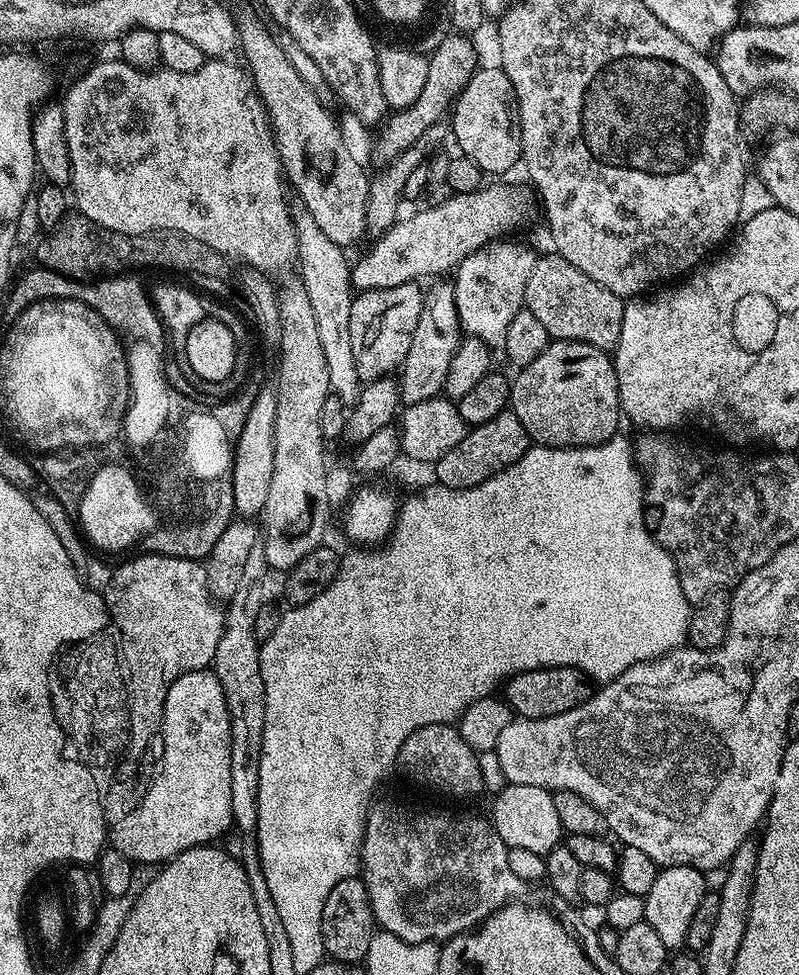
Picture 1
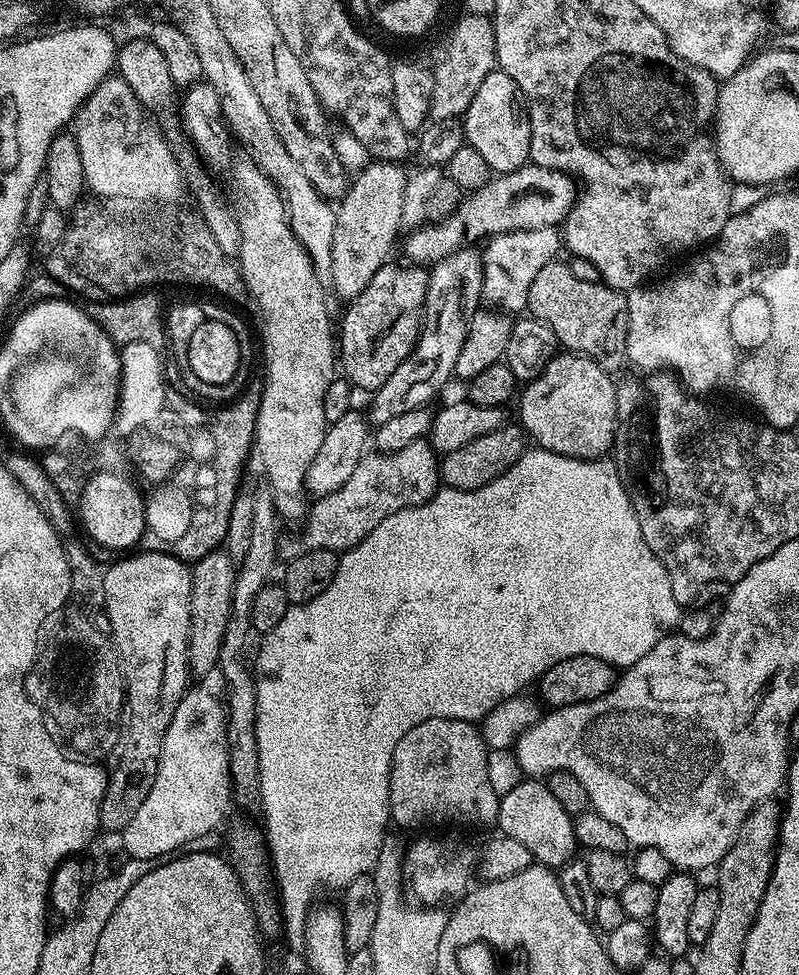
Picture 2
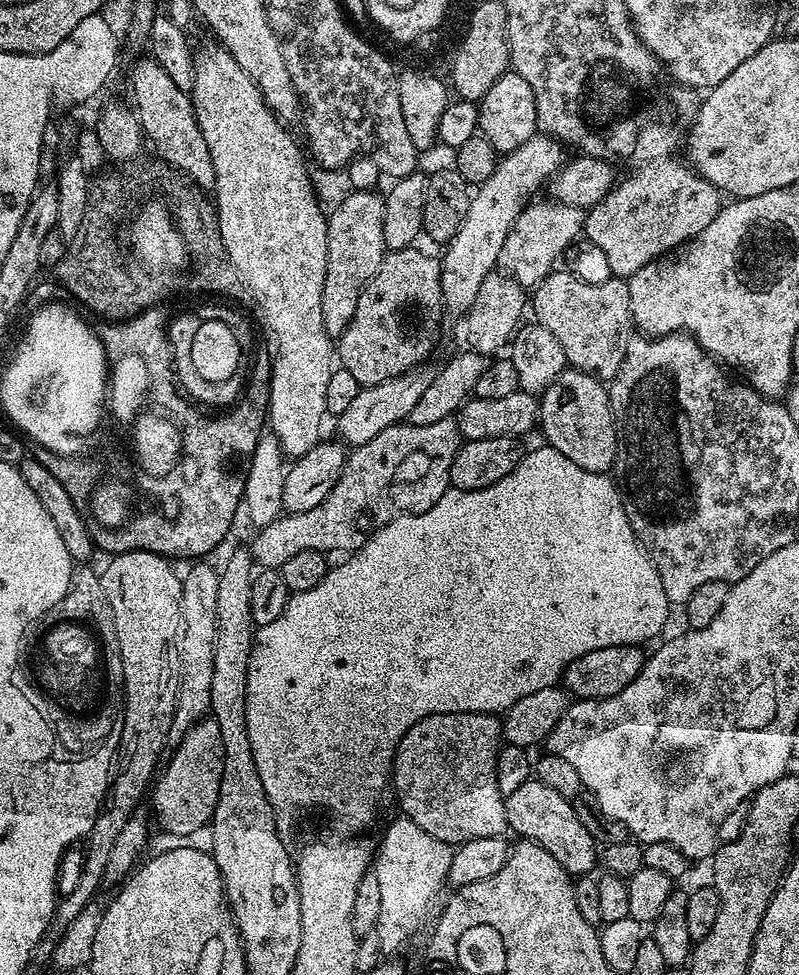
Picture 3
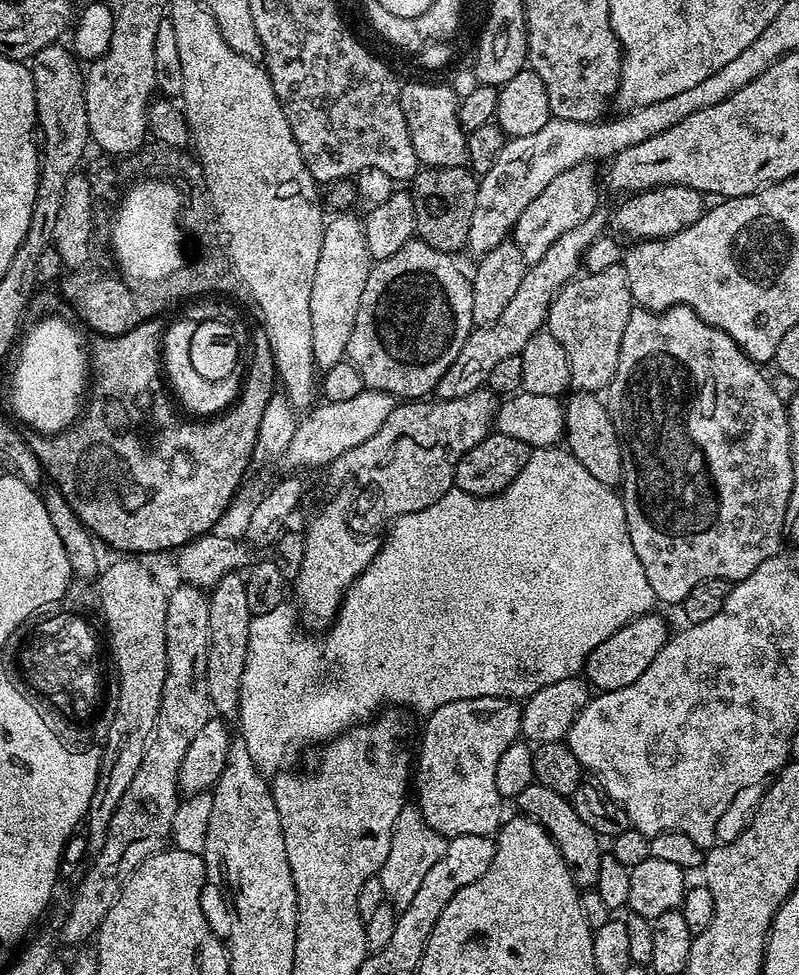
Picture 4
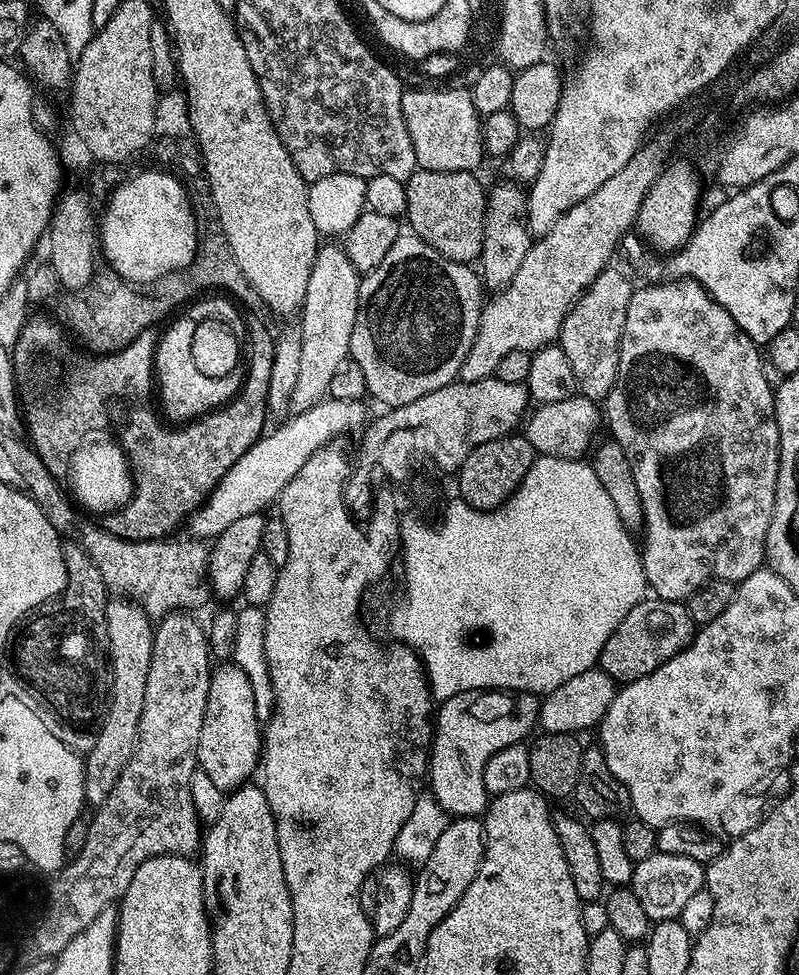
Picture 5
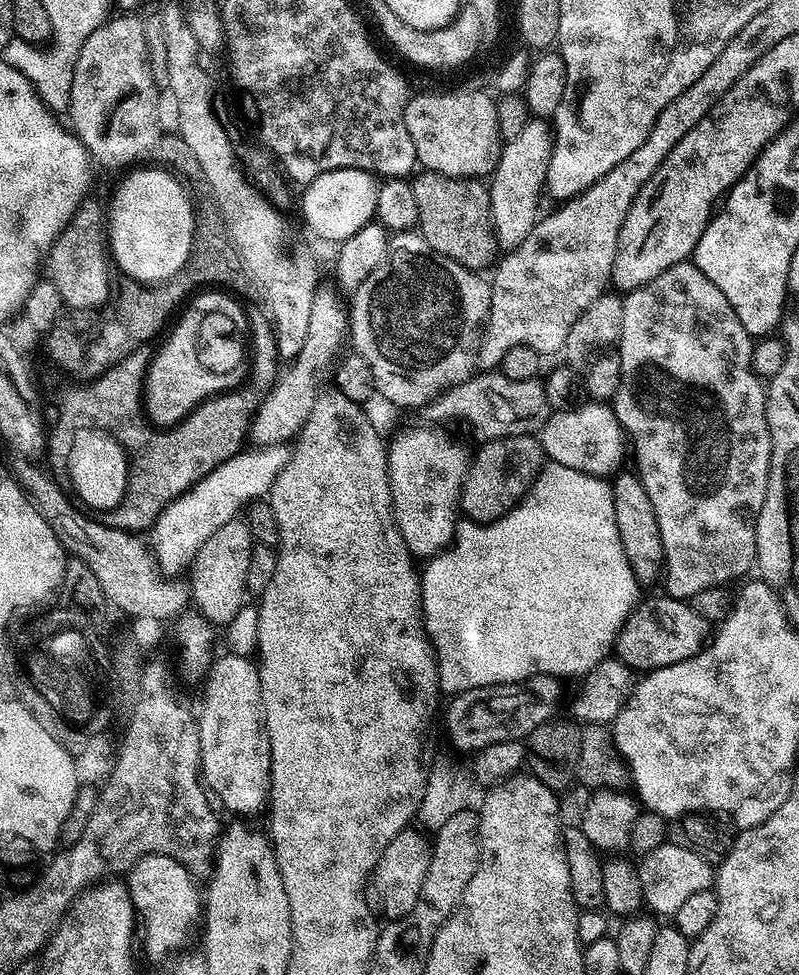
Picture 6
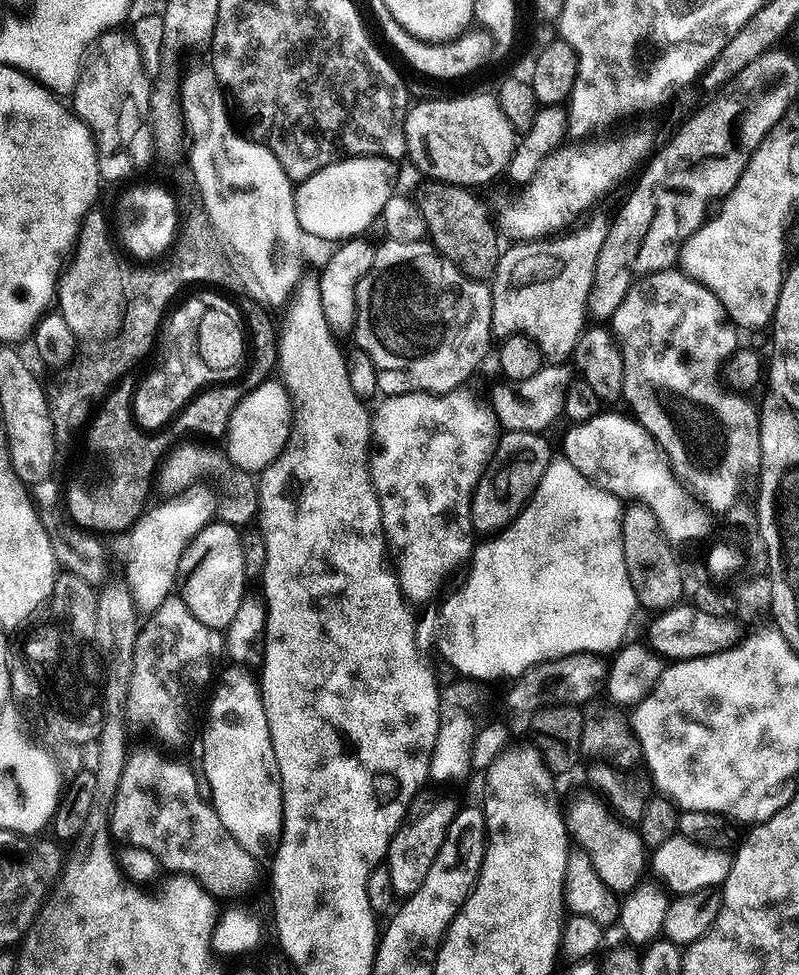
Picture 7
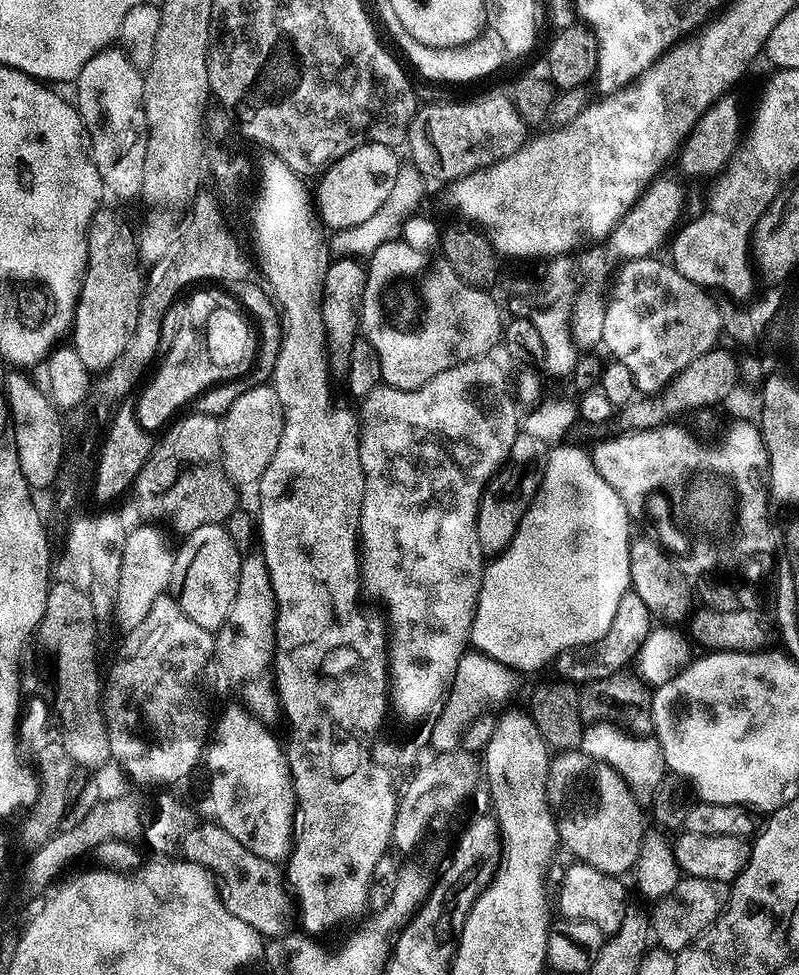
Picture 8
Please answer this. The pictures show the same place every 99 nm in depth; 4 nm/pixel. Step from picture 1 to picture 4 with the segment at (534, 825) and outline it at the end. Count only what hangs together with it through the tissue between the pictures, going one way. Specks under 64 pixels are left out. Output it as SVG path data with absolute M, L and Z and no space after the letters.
M533 782L530 786L526 786L526 790L522 790L522 794L514 797L514 804L520 807L517 809L523 815L539 820L541 826L548 831L550 838L558 846L576 887L581 890L595 889L598 870L602 866L602 858L605 855L600 849L602 840L594 830L590 830L590 826L586 826L586 822L582 822L582 818L578 818L571 799L562 794L554 794L554 790Z

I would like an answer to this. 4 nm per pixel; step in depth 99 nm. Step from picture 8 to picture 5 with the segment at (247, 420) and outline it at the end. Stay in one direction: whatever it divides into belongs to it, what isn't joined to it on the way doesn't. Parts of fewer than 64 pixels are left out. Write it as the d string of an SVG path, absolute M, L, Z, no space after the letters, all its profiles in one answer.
M321 243L317 247L310 282L306 282L304 307L298 313L301 362L291 401L293 413L305 412L325 399L337 367L349 359L350 334L354 334L354 322L358 318L361 279L361 273L356 271L354 262L350 262L347 251L341 245L339 248L336 244Z

